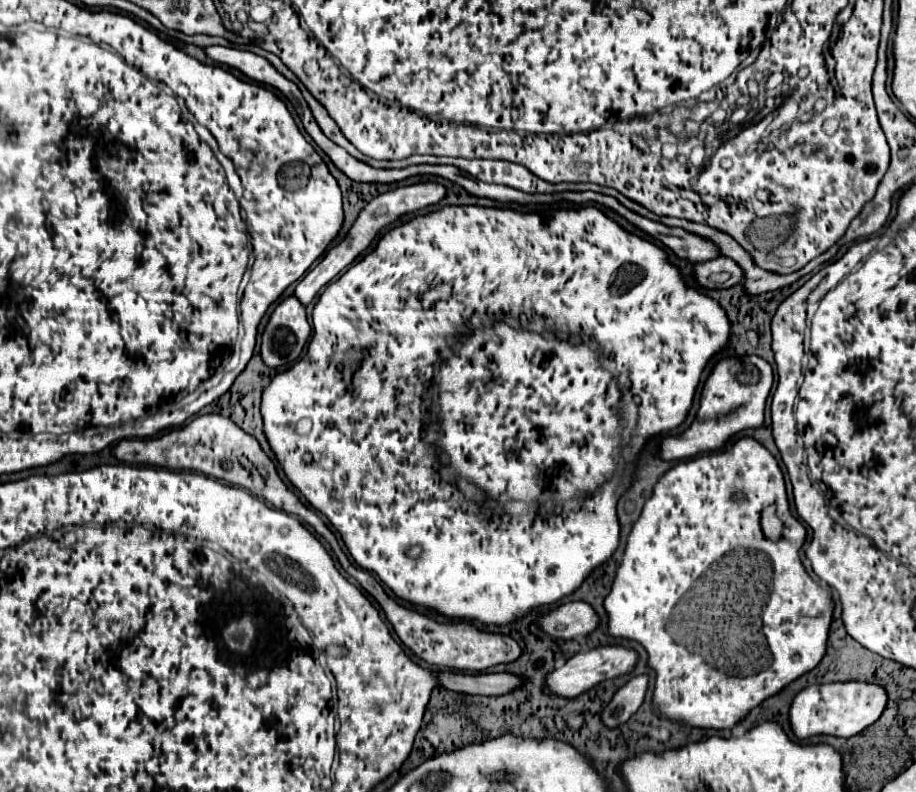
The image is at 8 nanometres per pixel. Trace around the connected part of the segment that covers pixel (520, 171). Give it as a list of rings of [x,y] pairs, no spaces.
[[[411,156],[407,158],[411,164],[453,164],[459,170],[469,172],[475,180],[489,184],[505,184],[511,188],[519,188],[523,192],[564,192],[564,191],[594,191],[603,194],[610,187],[594,183],[559,183],[543,182],[535,178],[535,174],[527,172],[525,166],[513,162],[487,162],[487,160],[467,160],[467,158],[437,158],[437,156]]]

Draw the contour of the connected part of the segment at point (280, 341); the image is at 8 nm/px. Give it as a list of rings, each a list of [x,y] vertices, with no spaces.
[[[287,296],[265,326],[261,342],[263,362],[269,368],[289,368],[303,352],[309,336],[311,326],[307,322],[305,306],[295,296]]]

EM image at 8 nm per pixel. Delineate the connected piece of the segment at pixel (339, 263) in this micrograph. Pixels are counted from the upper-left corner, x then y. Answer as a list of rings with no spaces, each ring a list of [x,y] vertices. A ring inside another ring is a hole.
[[[419,182],[419,184],[401,186],[401,188],[395,188],[395,190],[389,190],[389,192],[383,192],[383,194],[379,194],[379,196],[375,196],[375,198],[361,210],[361,214],[357,216],[355,224],[353,224],[351,230],[347,232],[347,236],[345,236],[337,246],[333,246],[333,248],[325,254],[325,258],[297,284],[295,296],[307,306],[307,304],[317,296],[317,292],[319,292],[323,286],[327,286],[343,268],[347,268],[347,266],[373,242],[373,238],[377,236],[377,232],[379,232],[383,226],[395,222],[395,220],[397,220],[399,216],[403,216],[403,214],[409,214],[409,212],[421,210],[421,208],[427,208],[427,206],[431,206],[431,204],[437,204],[437,202],[445,196],[445,192],[447,192],[445,186],[439,184],[439,182]]]

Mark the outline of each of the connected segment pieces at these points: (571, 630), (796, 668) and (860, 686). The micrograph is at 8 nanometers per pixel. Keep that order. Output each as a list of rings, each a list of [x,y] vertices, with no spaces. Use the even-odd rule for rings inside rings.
[[[567,602],[543,614],[539,624],[549,636],[571,640],[595,632],[599,628],[599,616],[587,602]]]
[[[739,438],[729,448],[729,452],[713,452],[713,454],[705,454],[689,462],[681,462],[659,478],[659,482],[655,484],[653,496],[647,500],[639,520],[635,522],[627,538],[627,548],[625,548],[621,566],[617,570],[613,588],[609,596],[605,598],[605,610],[609,614],[609,634],[637,640],[649,652],[649,666],[657,672],[655,692],[653,692],[655,710],[659,710],[667,718],[673,718],[673,720],[679,720],[697,728],[717,728],[717,730],[731,728],[751,708],[761,704],[765,698],[777,694],[783,686],[787,686],[789,682],[793,682],[795,678],[813,670],[819,664],[827,646],[827,632],[829,632],[829,624],[833,618],[833,600],[831,600],[831,594],[807,574],[801,562],[799,552],[805,544],[805,538],[807,538],[805,526],[799,520],[795,520],[789,512],[785,480],[777,466],[777,460],[771,456],[771,452],[763,444],[759,444],[753,438]],[[771,504],[777,506],[779,520],[783,522],[783,530],[777,542],[765,538],[761,530],[761,512],[765,506],[771,506]]]
[[[831,682],[831,684],[813,684],[801,690],[789,712],[791,728],[797,738],[811,738],[815,734],[833,734],[841,738],[851,738],[879,720],[887,706],[887,692],[879,684],[869,682]]]

